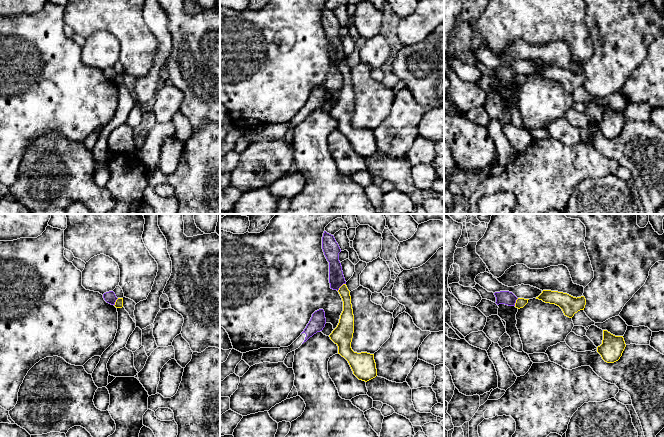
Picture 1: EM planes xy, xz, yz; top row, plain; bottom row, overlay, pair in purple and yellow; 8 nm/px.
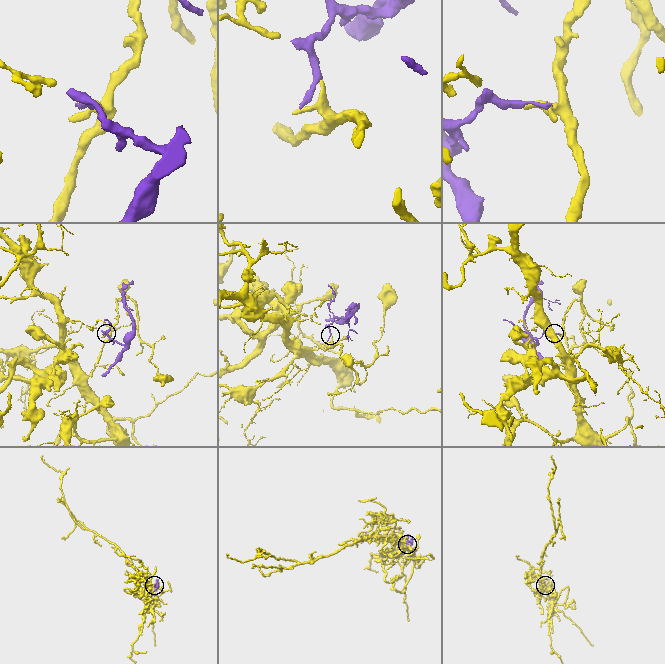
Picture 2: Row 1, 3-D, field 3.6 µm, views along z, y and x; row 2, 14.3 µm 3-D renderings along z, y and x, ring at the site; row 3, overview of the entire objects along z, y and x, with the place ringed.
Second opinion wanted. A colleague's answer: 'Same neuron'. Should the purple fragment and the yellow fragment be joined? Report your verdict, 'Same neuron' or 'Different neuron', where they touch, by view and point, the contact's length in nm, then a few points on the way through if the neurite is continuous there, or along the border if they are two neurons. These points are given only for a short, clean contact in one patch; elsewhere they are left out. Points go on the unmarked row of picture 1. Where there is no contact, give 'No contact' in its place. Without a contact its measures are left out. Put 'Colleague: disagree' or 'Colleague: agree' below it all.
Different neuron. Touches purple at xz (341, 61). Shared border 90 nm. Boundary: xz (345, 59), (337, 66)
Colleague: disagree

